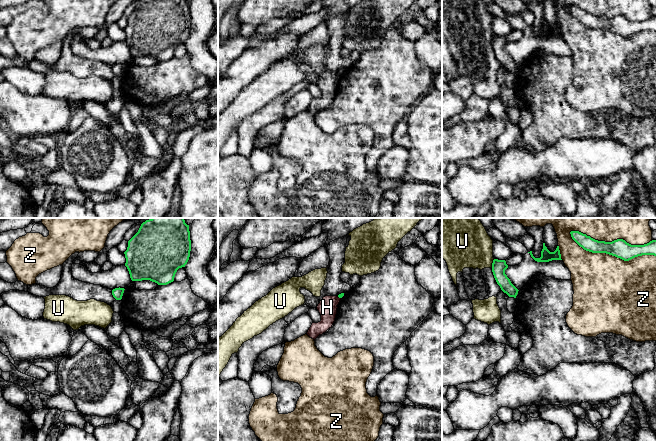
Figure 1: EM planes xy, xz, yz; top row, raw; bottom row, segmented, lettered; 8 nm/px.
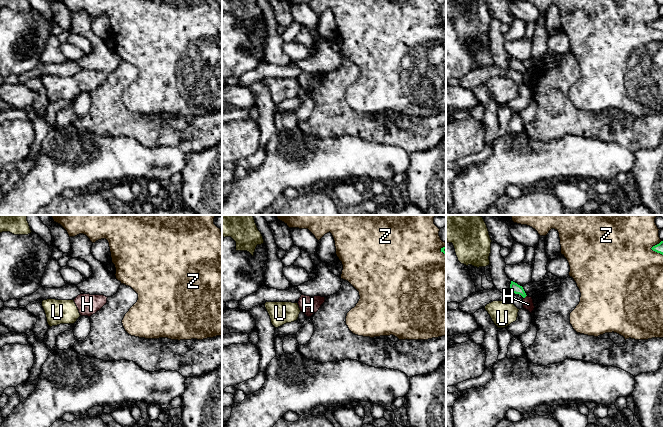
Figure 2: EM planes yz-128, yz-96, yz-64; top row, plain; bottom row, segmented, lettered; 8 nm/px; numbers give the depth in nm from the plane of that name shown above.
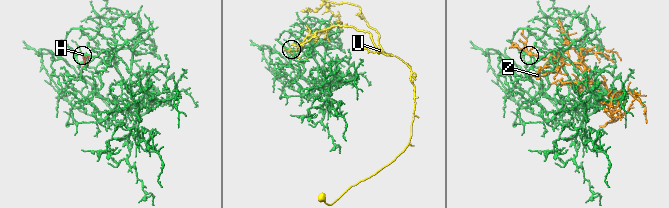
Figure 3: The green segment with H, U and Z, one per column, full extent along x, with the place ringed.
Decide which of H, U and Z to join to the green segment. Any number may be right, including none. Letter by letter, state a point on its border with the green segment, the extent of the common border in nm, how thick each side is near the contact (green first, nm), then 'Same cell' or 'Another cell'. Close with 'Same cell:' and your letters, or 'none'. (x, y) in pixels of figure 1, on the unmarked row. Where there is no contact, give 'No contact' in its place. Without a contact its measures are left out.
H: Touches green at xz (339, 73). Shared border 40 nm. Thickness 40 nm (green) against 150 nm. Another cell
U: Touches green at yz (492, 39). Shared border 80 nm. Thickness 110 nm (green) against 360 nm. Another cell
Z: Touches green at yz (611, 30). Shared border 700 nm. Thickness 150 nm (green) against 480 nm. Another cell
Same cell: none

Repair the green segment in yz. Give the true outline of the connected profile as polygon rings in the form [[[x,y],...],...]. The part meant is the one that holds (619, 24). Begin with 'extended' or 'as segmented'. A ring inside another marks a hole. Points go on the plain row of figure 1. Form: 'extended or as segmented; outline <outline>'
as segmented; outline [[[579,7],[570,8],[572,15],[584,26],[592,29],[606,29],[624,37],[642,31],[656,32],[656,16],[644,21],[631,21],[623,15],[612,18],[598,17]]]

